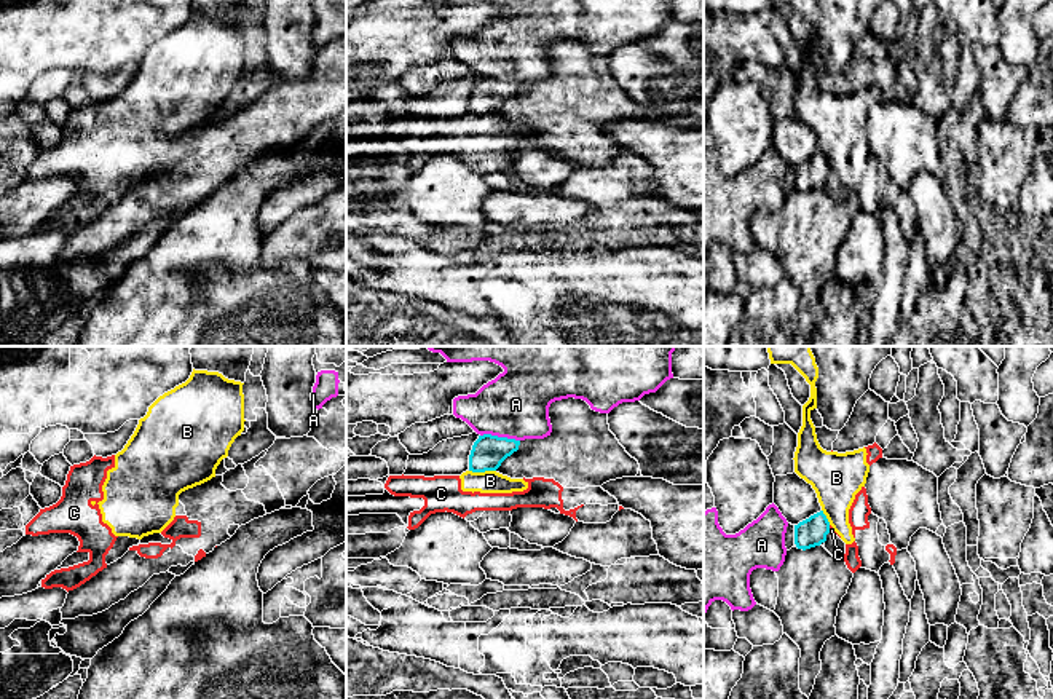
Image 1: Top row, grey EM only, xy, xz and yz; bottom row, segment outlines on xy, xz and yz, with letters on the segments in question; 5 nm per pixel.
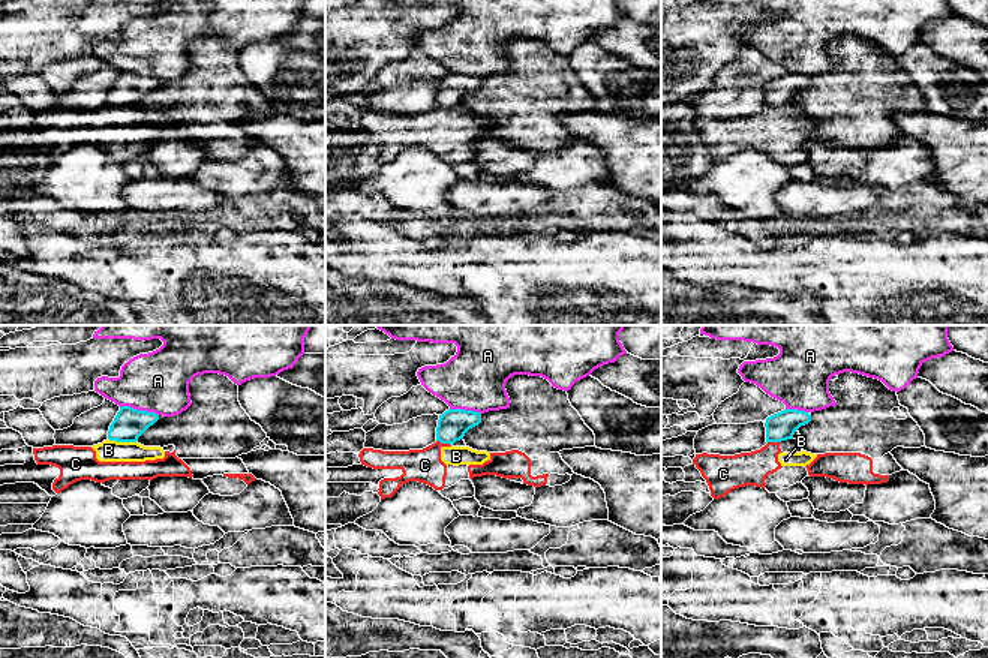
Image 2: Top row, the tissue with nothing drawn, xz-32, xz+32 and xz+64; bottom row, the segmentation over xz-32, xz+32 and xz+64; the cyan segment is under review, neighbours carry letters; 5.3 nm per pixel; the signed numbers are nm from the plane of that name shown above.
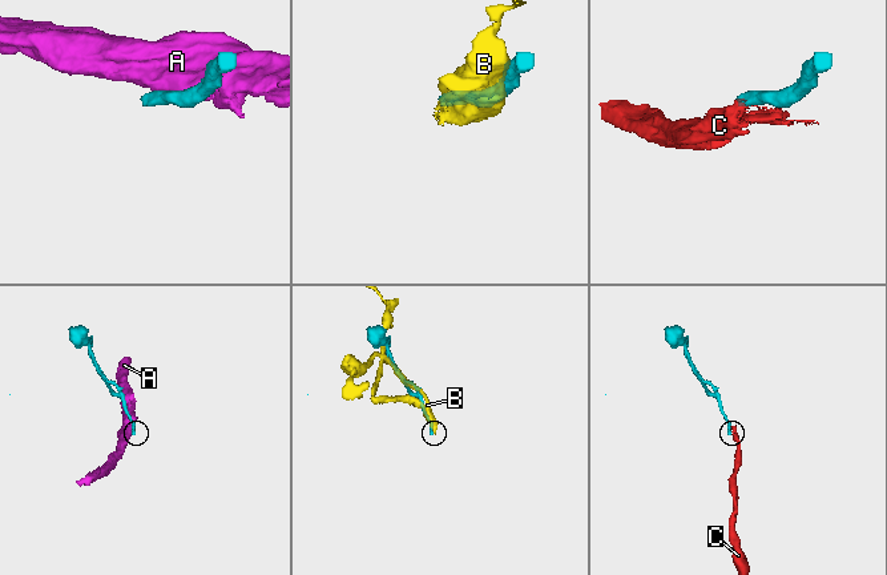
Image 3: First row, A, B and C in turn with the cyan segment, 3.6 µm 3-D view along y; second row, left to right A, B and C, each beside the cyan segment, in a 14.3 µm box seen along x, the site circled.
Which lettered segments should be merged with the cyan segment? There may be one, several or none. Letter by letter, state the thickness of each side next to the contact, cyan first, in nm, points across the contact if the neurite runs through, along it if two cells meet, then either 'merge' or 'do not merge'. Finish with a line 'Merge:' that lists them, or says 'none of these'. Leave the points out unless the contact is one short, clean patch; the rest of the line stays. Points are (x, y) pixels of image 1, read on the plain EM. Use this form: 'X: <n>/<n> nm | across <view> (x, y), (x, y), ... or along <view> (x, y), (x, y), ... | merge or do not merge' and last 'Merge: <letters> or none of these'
A: 170/340 nm | do not merge
B: 170/110 nm | do not merge
C: 150/20 nm | along yz (828, 168), (830, 173) | do not merge
Merge: none of these

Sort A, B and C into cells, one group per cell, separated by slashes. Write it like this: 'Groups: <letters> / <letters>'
Groups: A / B C

